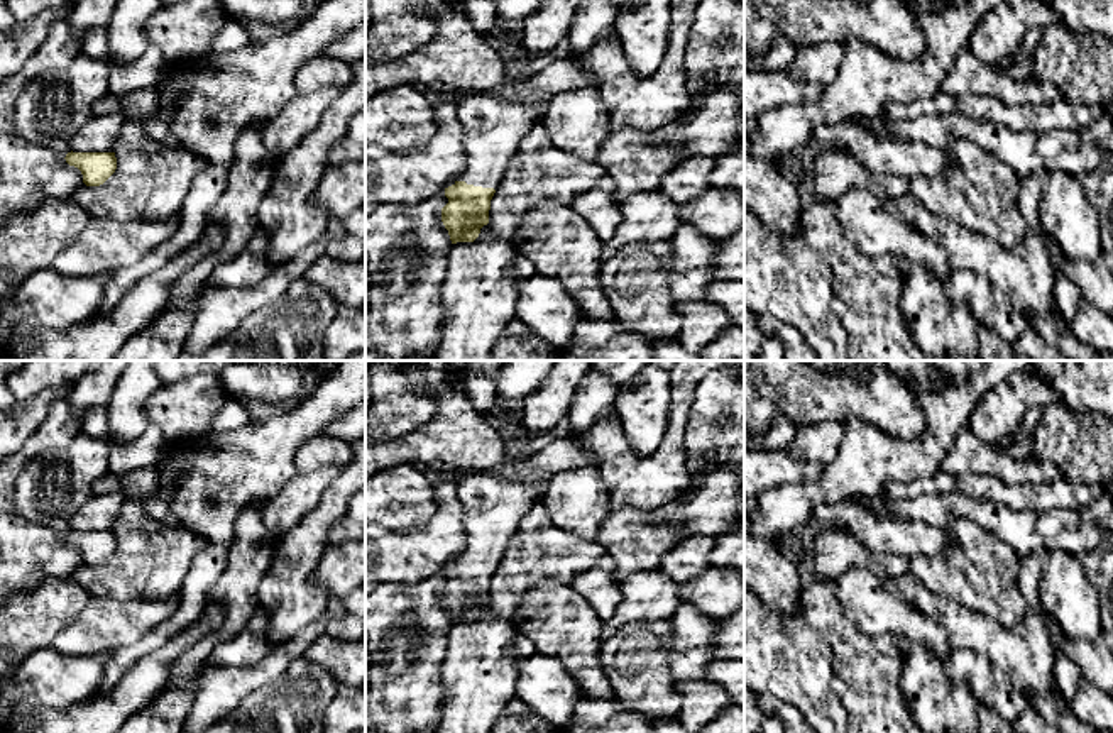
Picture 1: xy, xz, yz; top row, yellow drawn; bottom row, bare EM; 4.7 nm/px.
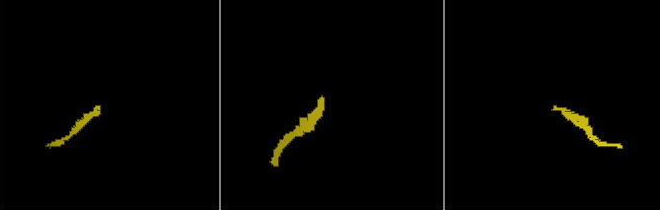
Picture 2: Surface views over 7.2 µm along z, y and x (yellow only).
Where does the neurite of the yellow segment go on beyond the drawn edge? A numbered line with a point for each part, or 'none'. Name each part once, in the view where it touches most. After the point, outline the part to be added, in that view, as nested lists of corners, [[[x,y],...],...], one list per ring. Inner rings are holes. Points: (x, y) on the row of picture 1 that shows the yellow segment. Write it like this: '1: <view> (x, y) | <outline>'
1: xz (493, 126) | [[[501,95],[467,96],[458,103],[467,166],[457,181],[497,188],[521,141],[545,115],[541,102],[516,102]]]

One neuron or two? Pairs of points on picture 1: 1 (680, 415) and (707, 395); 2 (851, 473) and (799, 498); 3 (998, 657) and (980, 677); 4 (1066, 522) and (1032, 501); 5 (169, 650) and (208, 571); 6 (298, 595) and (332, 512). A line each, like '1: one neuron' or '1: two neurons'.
1: two neurons
2: one neuron
3: two neurons
4: two neurons
5: two neurons
6: one neuron

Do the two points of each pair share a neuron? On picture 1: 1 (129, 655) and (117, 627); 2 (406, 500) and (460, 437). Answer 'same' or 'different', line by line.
1: different
2: different

